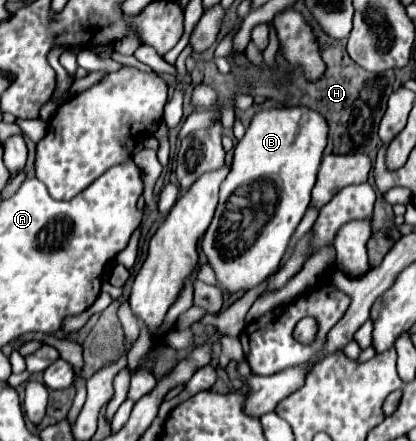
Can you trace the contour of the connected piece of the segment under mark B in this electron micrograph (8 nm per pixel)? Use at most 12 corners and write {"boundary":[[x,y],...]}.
{"boundary":[[268,108],[234,148],[200,250],[220,290],[276,272],[328,122]]}

